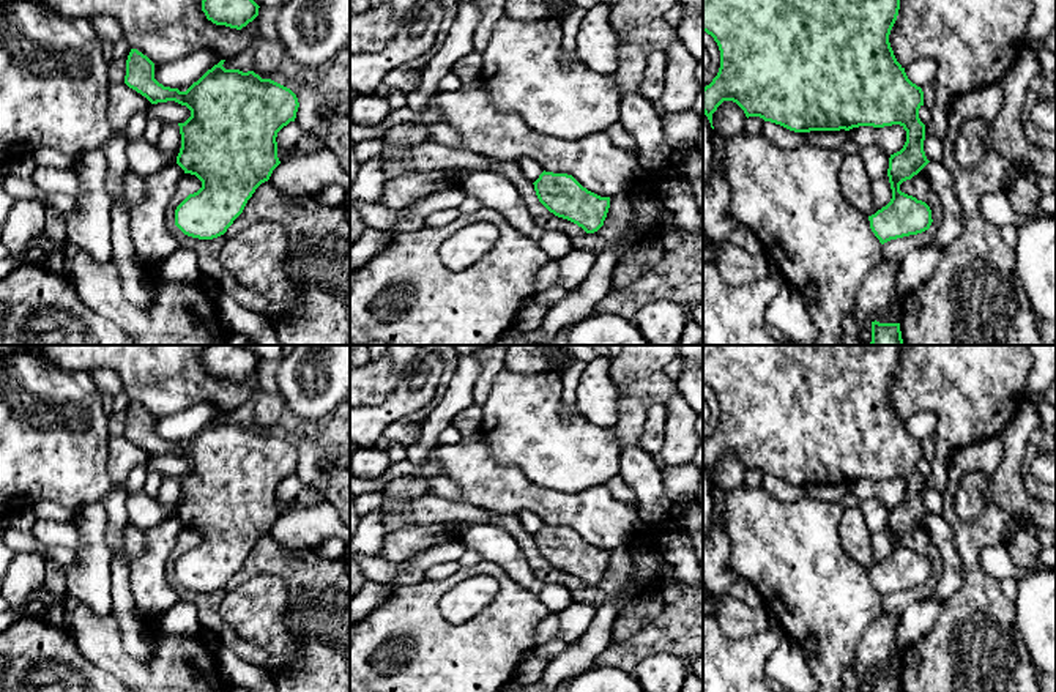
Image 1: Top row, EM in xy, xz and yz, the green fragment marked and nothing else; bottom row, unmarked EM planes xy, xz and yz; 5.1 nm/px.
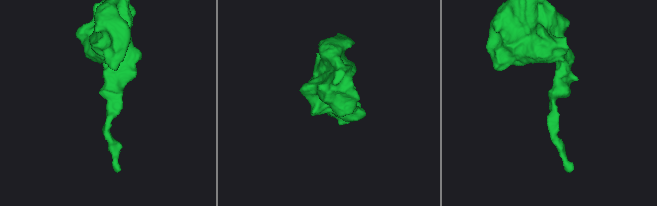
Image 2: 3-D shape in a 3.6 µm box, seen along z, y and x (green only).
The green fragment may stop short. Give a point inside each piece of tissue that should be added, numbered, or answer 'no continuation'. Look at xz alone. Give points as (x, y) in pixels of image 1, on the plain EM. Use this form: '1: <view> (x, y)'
no continuation

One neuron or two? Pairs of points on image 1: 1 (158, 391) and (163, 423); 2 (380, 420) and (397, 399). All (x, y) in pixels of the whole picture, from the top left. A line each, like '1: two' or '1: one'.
1: two
2: one

